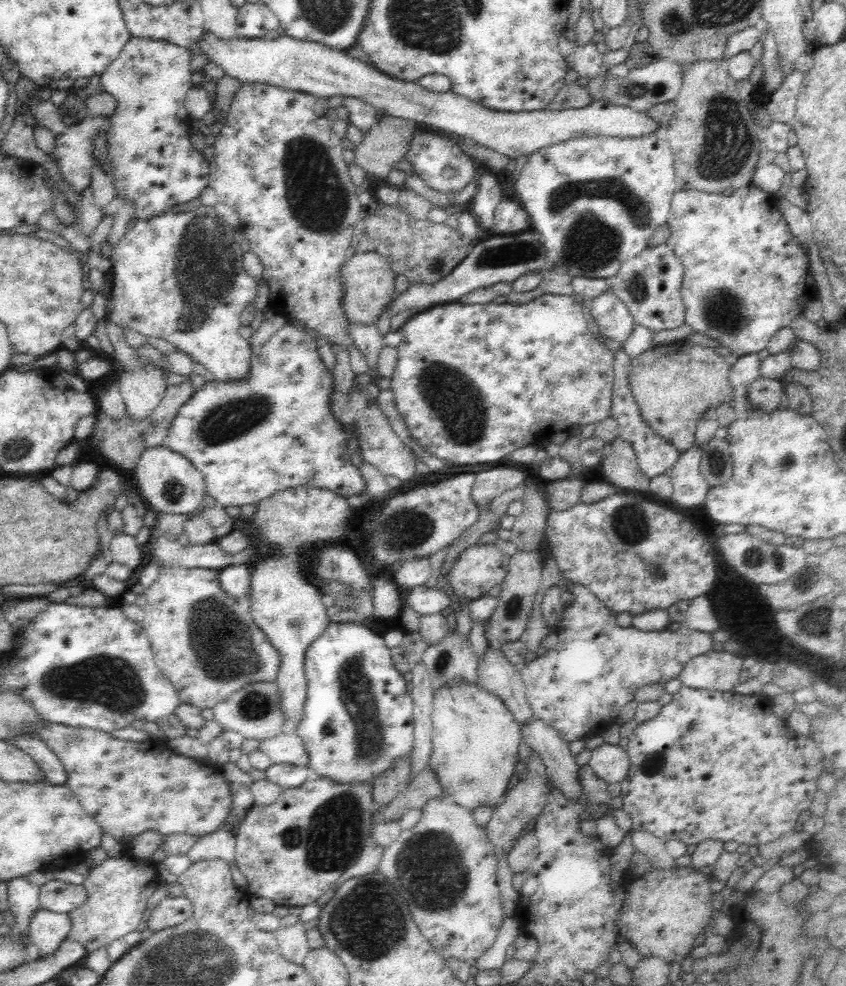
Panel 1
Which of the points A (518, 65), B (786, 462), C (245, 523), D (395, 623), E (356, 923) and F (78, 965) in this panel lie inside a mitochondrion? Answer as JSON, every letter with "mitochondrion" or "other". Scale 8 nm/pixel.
{"A":"other","B":"mitochondrion","C":"other","D":"other","E":"mitochondrion","F":"other"}

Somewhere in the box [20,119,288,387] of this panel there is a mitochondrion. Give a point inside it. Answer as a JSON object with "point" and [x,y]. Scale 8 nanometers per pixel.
{"point":[207,269]}

